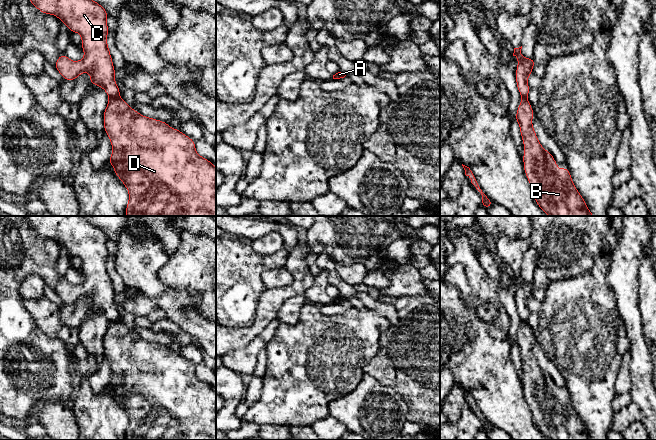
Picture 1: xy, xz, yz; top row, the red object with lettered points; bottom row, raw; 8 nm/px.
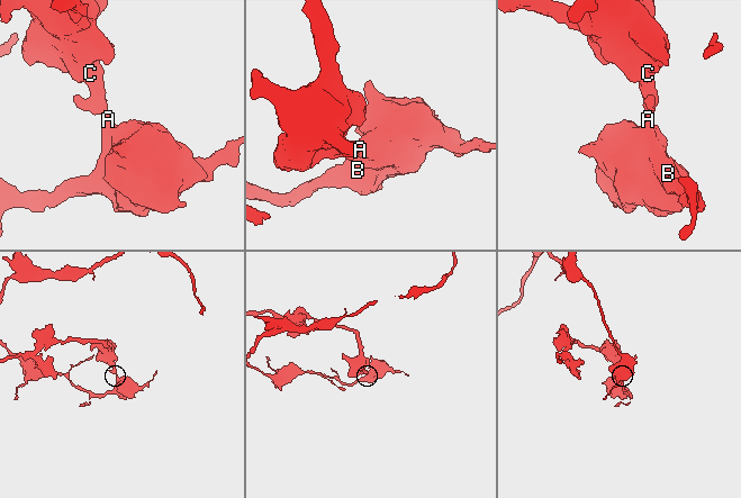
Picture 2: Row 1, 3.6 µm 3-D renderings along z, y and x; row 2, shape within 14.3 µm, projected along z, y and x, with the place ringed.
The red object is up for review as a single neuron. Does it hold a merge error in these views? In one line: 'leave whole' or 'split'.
split

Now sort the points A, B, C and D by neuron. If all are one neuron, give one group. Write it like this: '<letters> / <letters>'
A B D / C

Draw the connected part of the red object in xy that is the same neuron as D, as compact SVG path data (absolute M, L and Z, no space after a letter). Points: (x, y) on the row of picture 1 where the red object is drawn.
M109 98L103 114L104 131L112 144L112 154L107 162L114 167L115 175L123 182L129 193L126 205L126 216L216 216L216 168L206 158L201 157L195 149L195 141L178 129L171 128L166 122L145 117L132 109L127 102L120 98Z

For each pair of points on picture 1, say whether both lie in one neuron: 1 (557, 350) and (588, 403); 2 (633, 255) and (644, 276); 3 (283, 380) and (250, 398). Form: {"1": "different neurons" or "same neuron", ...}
{"1": "same neuron", "2": "different neurons", "3": "different neurons"}

